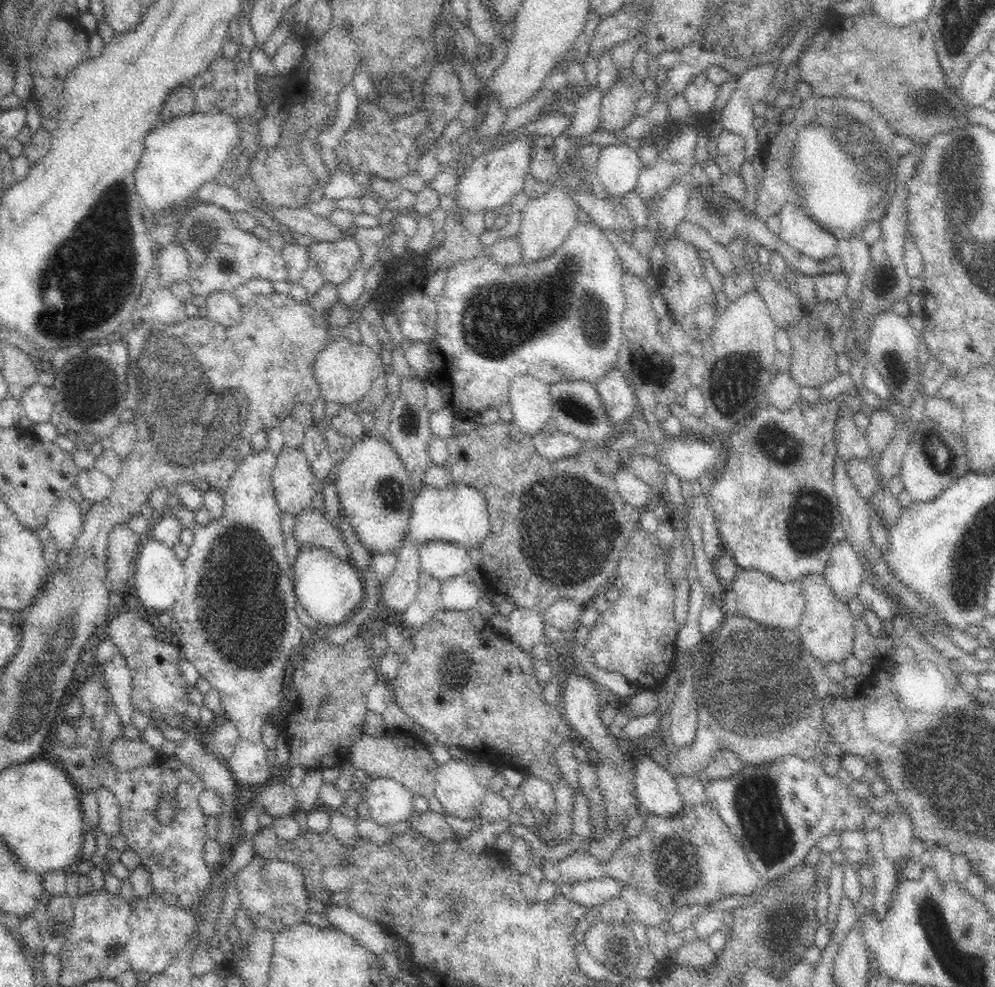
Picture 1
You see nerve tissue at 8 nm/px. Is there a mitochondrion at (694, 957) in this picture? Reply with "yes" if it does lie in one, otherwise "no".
no

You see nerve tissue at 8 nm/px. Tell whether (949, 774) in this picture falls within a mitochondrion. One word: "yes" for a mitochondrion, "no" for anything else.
yes

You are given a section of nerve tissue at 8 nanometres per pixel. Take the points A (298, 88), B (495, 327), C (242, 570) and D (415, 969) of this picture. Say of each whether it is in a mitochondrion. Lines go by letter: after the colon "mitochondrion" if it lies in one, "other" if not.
A: other
B: mitochondrion
C: mitochondrion
D: other

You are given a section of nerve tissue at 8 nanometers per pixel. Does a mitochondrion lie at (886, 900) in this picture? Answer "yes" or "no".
no

